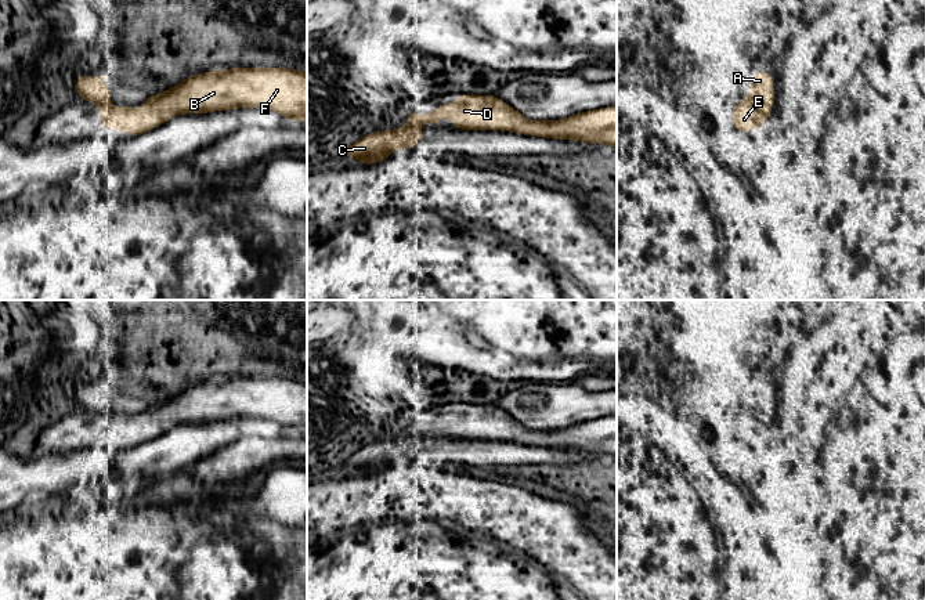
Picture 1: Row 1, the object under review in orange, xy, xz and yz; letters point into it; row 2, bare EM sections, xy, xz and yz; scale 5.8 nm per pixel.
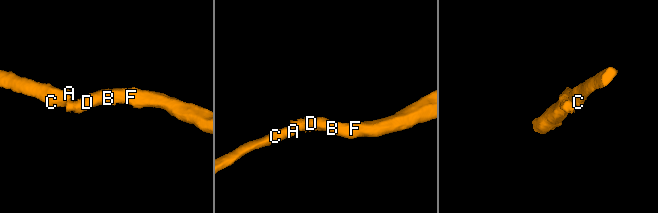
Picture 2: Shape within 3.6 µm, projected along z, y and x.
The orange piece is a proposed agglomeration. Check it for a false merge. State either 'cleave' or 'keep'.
cleave

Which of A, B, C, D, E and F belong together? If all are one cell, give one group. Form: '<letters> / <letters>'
A C / B D E F

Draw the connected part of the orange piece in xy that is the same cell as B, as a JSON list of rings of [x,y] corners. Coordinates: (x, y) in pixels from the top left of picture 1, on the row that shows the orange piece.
[[[228,68],[187,76],[177,86],[147,97],[142,108],[98,104],[102,129],[137,137],[174,116],[236,108],[264,108],[288,120],[307,120],[307,73],[290,68]]]

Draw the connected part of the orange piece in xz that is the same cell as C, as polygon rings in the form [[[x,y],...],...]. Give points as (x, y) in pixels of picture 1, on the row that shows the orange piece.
[[[413,126],[371,131],[358,138],[340,155],[354,158],[362,165],[375,165],[390,158],[394,151],[400,148],[409,149],[416,147],[420,141],[423,141],[423,134]]]

